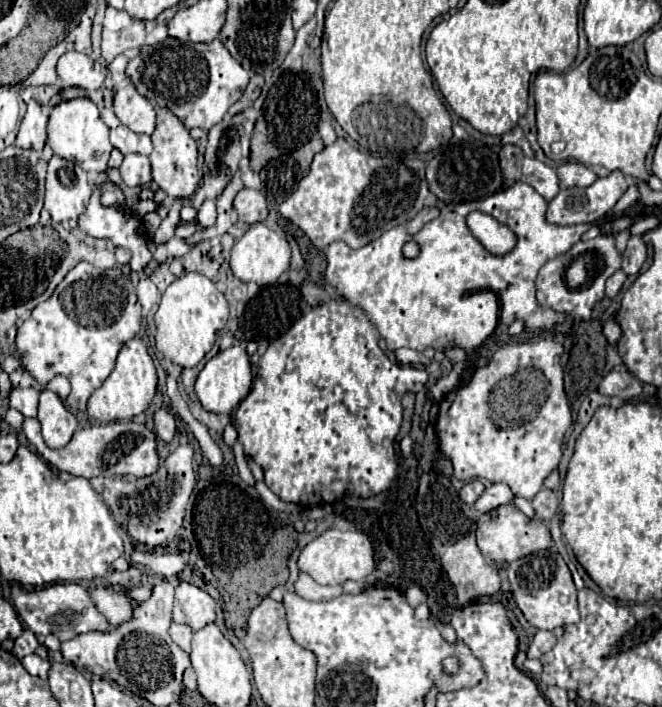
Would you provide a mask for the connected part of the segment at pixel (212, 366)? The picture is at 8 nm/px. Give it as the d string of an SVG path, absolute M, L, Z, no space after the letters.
M229 346L227 350L213 356L199 372L195 382L195 394L207 412L231 414L239 406L239 402L249 394L251 384L253 384L253 372L251 372L249 354L241 346Z

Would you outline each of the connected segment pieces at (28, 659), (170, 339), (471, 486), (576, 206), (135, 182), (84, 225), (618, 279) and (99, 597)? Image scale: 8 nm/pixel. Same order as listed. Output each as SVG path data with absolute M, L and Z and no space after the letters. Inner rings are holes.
M27 654L23 660L21 660L21 664L25 666L25 670L29 672L29 674L35 674L35 676L39 676L39 678L47 678L47 670L49 670L49 662L47 660L43 660L43 658L39 658L37 654Z
M187 272L171 282L155 312L155 342L157 350L183 368L197 366L203 356L213 348L217 332L223 330L229 316L229 304L215 284L199 272Z
M471 480L471 482L467 482L467 484L459 490L459 496L461 496L463 502L467 502L469 506L473 506L473 502L477 500L477 496L479 496L483 490L485 490L485 484L483 484L483 482Z
M615 170L605 178L597 178L591 186L587 188L567 188L561 190L551 202L549 202L549 210L547 210L547 222L551 224L559 224L559 226L569 226L569 224L591 224L601 220L615 204L617 200L623 196L623 192L627 190L627 180L625 176Z
M127 154L119 170L127 186L147 186L151 182L151 164L147 156Z
M101 172L101 174L95 178L95 182L93 182L93 196L91 196L91 200L89 200L87 210L85 210L85 212L81 214L81 218L79 218L79 228L81 228L83 232L95 236L95 238L109 238L109 240L113 240L115 246L123 246L123 248L131 250L131 252L133 252L133 258L131 258L131 262L129 262L131 270L135 270L135 272L145 270L145 266L147 266L149 260L153 258L155 244L153 244L151 240L147 240L147 238L141 236L141 222L131 214L131 210L127 210L127 208L121 208L121 210L105 208L105 206L99 202L99 184L105 182L105 180L107 180L107 174L105 174L105 172Z
M617 270L613 276L609 276L609 280L607 280L607 290L605 290L607 298L615 298L615 294L621 290L625 278L627 278L627 274L625 274L623 270Z
M95 586L95 588L89 588L89 592L91 592L95 606L109 620L109 624L117 626L131 618L131 606L125 596L117 594L115 590L107 586Z

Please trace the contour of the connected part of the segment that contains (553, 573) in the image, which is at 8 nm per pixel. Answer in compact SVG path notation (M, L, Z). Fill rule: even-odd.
M557 546L533 552L525 558L507 564L507 574L519 610L523 612L527 622L533 624L535 628L555 630L557 626L575 624L579 620L577 590L563 556L557 552Z

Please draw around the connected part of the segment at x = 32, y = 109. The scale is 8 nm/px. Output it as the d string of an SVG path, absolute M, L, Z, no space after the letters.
M35 100L29 102L25 118L21 122L15 146L19 148L33 148L37 152L43 150L45 146L45 138L47 138L47 123L51 113L51 106L37 104Z

